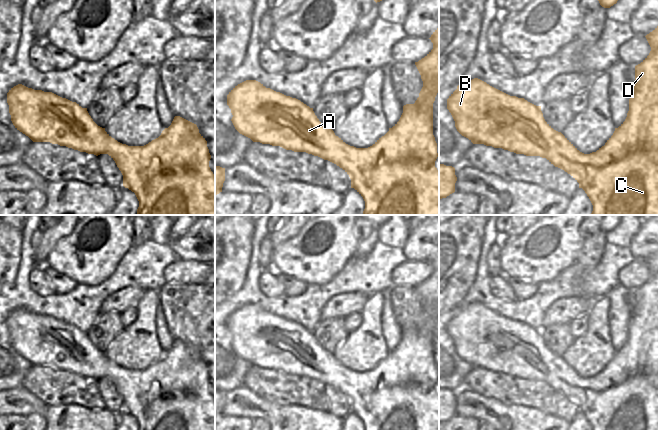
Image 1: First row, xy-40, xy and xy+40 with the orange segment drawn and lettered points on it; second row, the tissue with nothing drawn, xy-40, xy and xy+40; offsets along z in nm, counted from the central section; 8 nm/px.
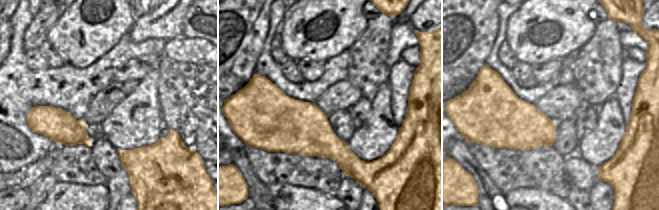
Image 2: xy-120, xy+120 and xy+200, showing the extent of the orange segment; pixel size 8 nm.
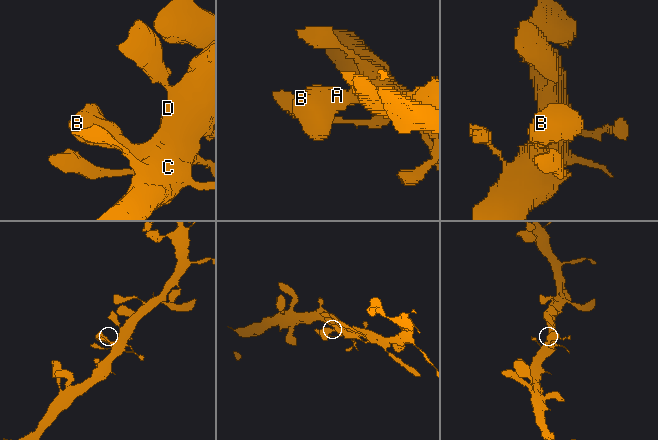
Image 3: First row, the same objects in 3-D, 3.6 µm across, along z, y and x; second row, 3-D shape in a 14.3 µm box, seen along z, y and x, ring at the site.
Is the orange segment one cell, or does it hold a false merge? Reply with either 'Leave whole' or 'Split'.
Leave whole

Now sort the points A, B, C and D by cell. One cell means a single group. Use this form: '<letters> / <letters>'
A B C D

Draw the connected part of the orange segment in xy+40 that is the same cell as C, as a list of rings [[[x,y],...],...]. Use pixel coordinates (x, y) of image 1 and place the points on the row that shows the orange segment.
[[[658,26],[645,37],[651,51],[635,66],[635,81],[627,117],[596,152],[580,152],[561,132],[554,130],[545,121],[541,106],[524,98],[510,96],[478,78],[463,80],[447,99],[447,109],[455,121],[457,131],[473,144],[502,148],[526,156],[540,156],[570,174],[589,197],[593,205],[591,215],[658,215]]]

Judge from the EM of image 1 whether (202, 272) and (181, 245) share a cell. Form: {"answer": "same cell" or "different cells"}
{"answer": "different cells"}

